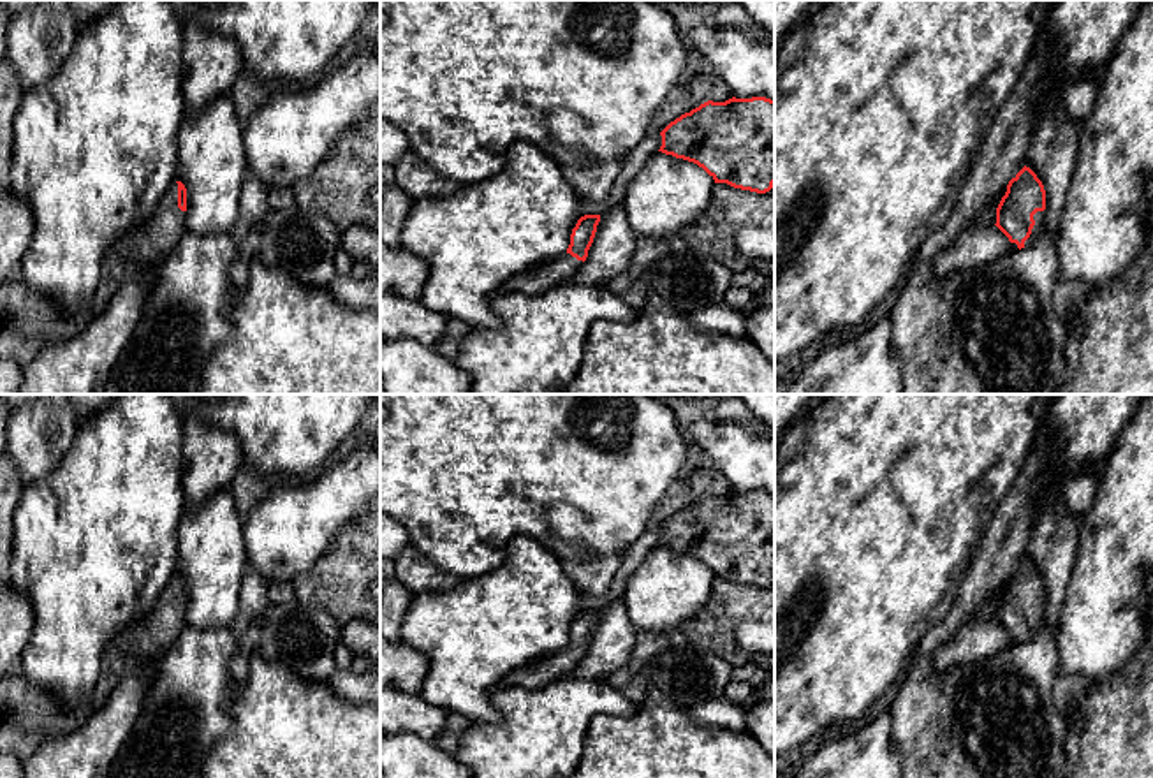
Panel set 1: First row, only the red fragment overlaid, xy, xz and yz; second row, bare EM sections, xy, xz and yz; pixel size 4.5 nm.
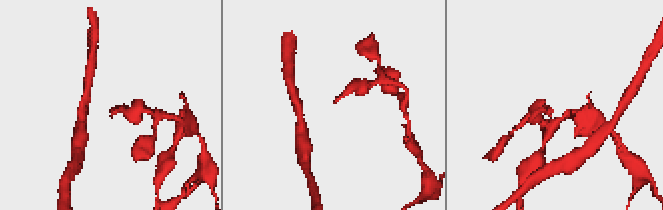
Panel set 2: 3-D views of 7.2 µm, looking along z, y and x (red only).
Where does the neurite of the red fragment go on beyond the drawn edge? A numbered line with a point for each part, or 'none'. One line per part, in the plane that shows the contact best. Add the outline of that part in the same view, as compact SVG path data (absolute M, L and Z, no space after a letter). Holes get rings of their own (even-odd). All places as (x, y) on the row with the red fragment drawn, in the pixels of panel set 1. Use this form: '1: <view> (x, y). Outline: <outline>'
1: yz (1039, 229). Outline: M1037 211L1033 215L1035 225L1032 229L1030 238L1024 241L1024 246L1032 245L1037 238L1049 234L1046 229L1046 217L1044 211Z

